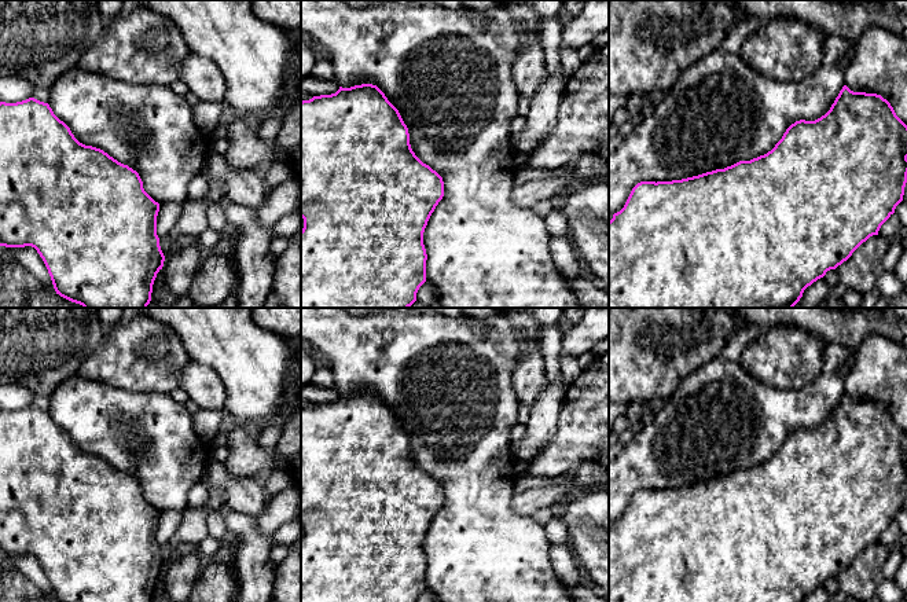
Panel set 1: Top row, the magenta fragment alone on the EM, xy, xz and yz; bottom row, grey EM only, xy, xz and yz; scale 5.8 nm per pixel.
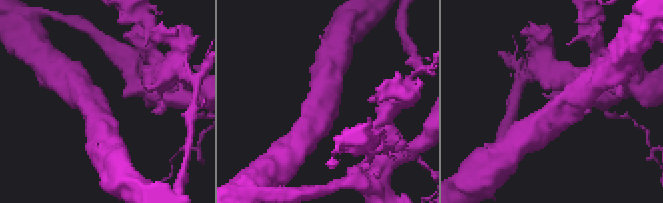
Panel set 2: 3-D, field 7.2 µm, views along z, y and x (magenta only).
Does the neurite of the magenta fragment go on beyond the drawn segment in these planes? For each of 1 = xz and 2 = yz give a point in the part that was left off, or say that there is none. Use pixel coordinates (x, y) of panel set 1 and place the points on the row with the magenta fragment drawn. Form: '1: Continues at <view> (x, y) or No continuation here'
1: No continuation here
2: No continuation here

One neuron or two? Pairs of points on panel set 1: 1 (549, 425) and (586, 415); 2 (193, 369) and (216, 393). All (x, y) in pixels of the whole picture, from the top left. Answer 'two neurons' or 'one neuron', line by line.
1: two neurons
2: one neuron

